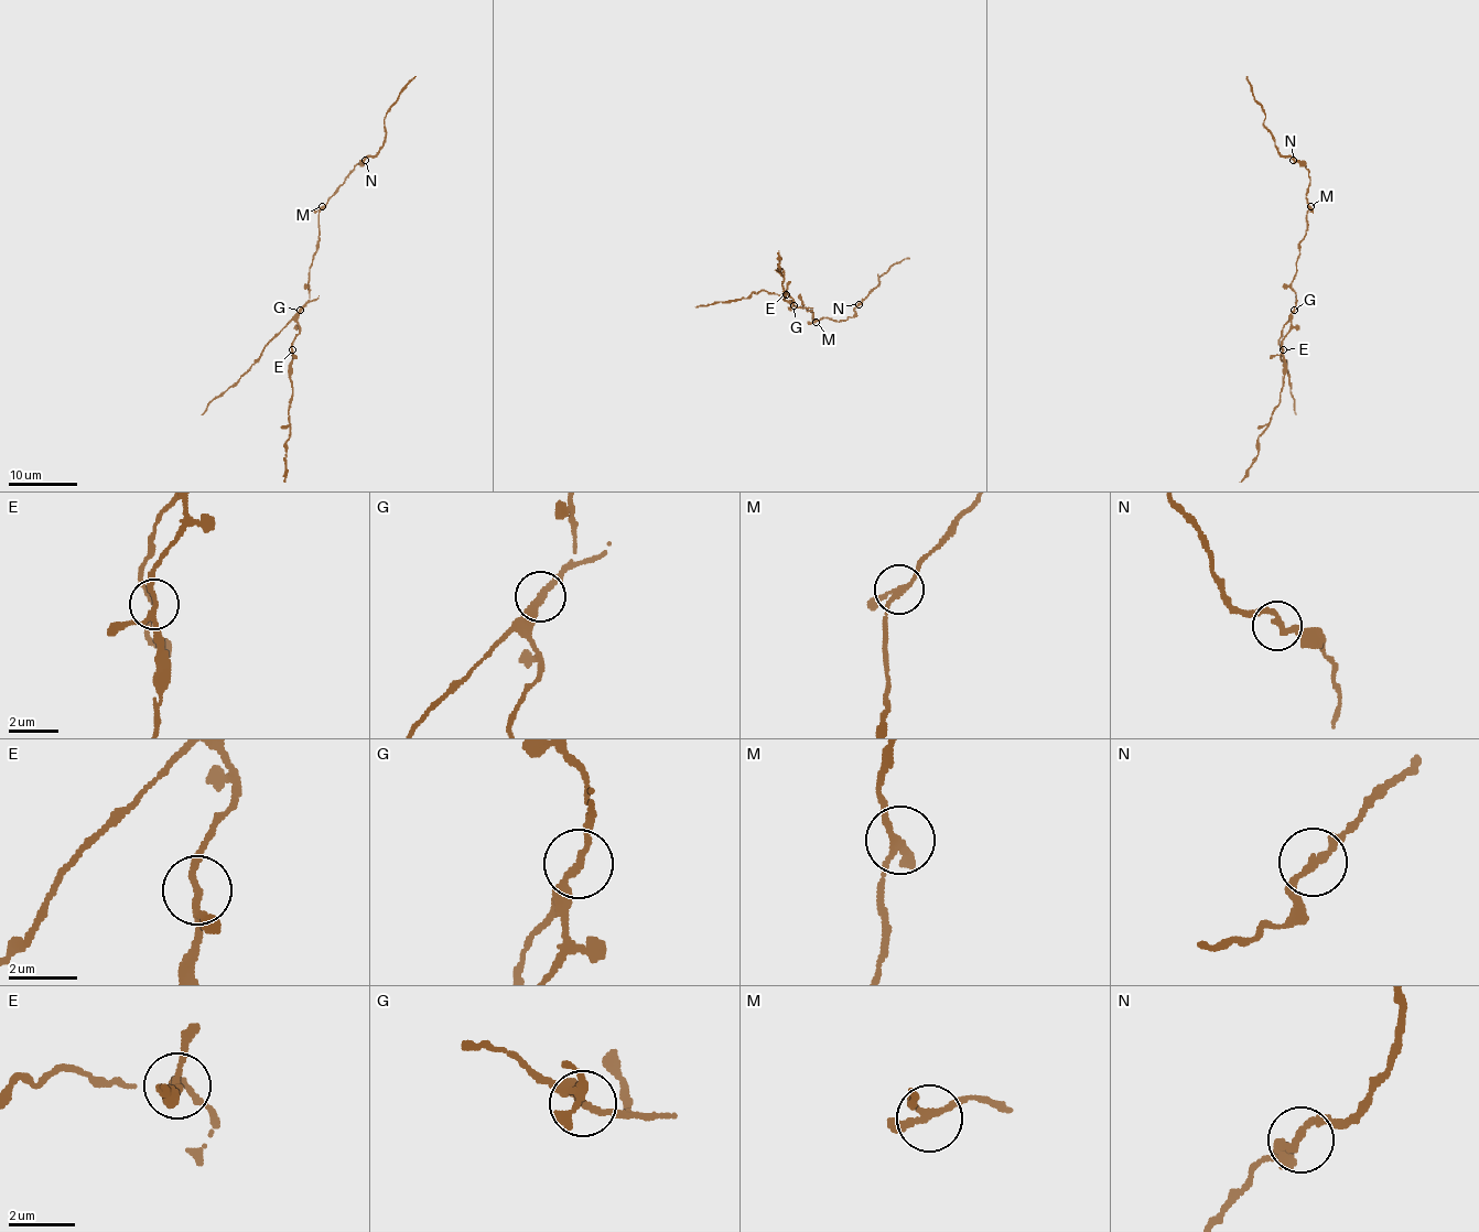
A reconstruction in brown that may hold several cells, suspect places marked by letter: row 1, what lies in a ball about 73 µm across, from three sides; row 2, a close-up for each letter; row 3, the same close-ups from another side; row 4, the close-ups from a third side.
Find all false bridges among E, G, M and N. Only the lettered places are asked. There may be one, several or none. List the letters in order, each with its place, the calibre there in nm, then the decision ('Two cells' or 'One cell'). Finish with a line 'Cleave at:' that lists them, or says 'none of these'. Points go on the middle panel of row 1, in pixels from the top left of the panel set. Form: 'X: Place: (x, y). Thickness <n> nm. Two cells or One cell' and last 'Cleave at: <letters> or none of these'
E: Place: (786, 294). Thickness 160 nm. One cell
G: Place: (794, 305). Thickness 200 nm. Two cells
M: Place: (816, 322). Thickness 170 nm. One cell
N: Place: (859, 304). Thickness 200 nm. One cell
Cleave at: G

